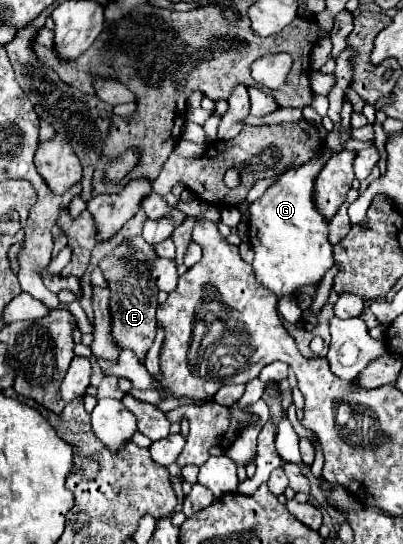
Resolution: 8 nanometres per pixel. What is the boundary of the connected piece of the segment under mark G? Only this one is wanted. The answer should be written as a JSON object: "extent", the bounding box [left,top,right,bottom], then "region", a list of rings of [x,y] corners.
{"extent":[249,147,335,297],"region":[[[329,147],[321,149],[323,155],[317,155],[317,159],[311,159],[309,163],[303,163],[297,169],[285,171],[275,185],[271,185],[257,201],[251,203],[251,223],[249,223],[249,239],[255,249],[255,259],[253,259],[253,269],[257,281],[273,291],[277,297],[283,295],[293,295],[299,287],[305,285],[319,285],[325,277],[325,273],[335,265],[331,247],[329,247],[329,221],[323,219],[323,215],[317,211],[313,205],[313,187],[317,181],[317,175],[325,161],[333,155]]]}

